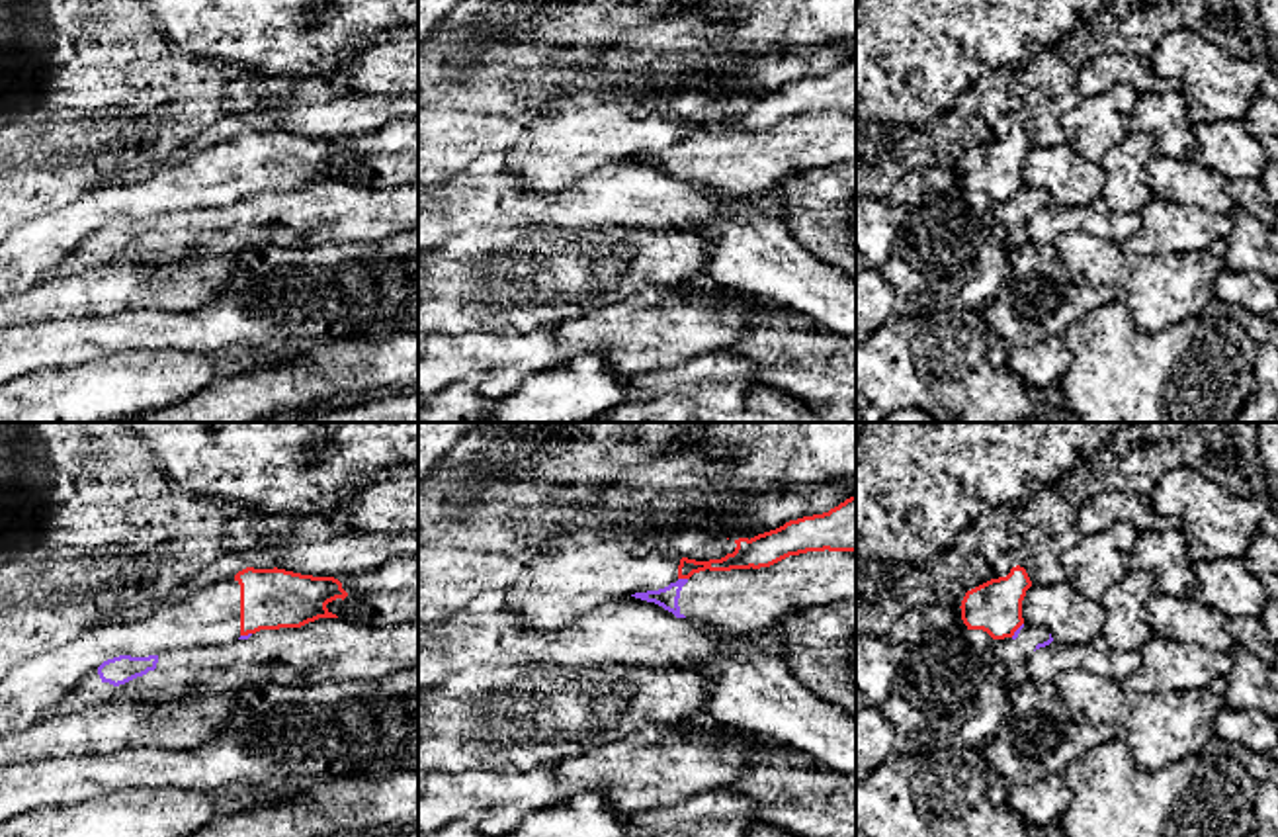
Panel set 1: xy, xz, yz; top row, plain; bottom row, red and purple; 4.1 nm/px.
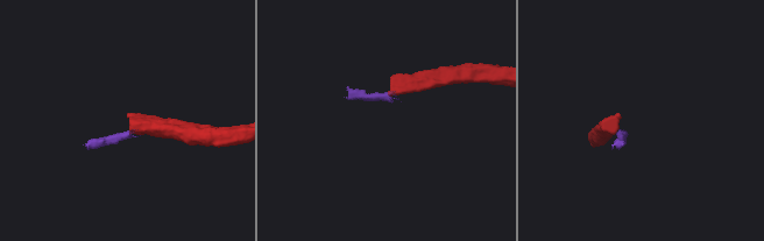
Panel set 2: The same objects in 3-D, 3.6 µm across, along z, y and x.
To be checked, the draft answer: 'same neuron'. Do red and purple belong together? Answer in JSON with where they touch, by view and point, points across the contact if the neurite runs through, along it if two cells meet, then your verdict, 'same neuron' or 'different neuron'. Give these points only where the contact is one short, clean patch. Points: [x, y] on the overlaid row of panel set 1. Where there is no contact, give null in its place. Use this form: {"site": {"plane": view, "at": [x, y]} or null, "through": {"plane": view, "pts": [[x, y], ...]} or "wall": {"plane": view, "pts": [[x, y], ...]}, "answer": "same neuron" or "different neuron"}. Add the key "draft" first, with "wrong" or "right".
{"draft": "wrong", "site": {"plane": "xz", "at": [682, 577]}, "wall": {"plane": "xz", "pts": [[679, 577], [686, 579]]}, "answer": "different neuron"}

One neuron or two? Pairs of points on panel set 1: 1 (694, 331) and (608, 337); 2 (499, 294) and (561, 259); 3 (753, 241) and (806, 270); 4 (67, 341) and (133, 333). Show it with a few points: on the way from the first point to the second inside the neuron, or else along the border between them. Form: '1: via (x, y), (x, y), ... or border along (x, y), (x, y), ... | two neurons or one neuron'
1: via (673, 331), (630, 335) | one neuron
2: via (514, 280), (542, 278), (546, 274) | one neuron
3: via (766, 255), (782, 270), (792, 270) | one neuron
4: via (83, 341), (86, 337), (118, 333) | one neuron

